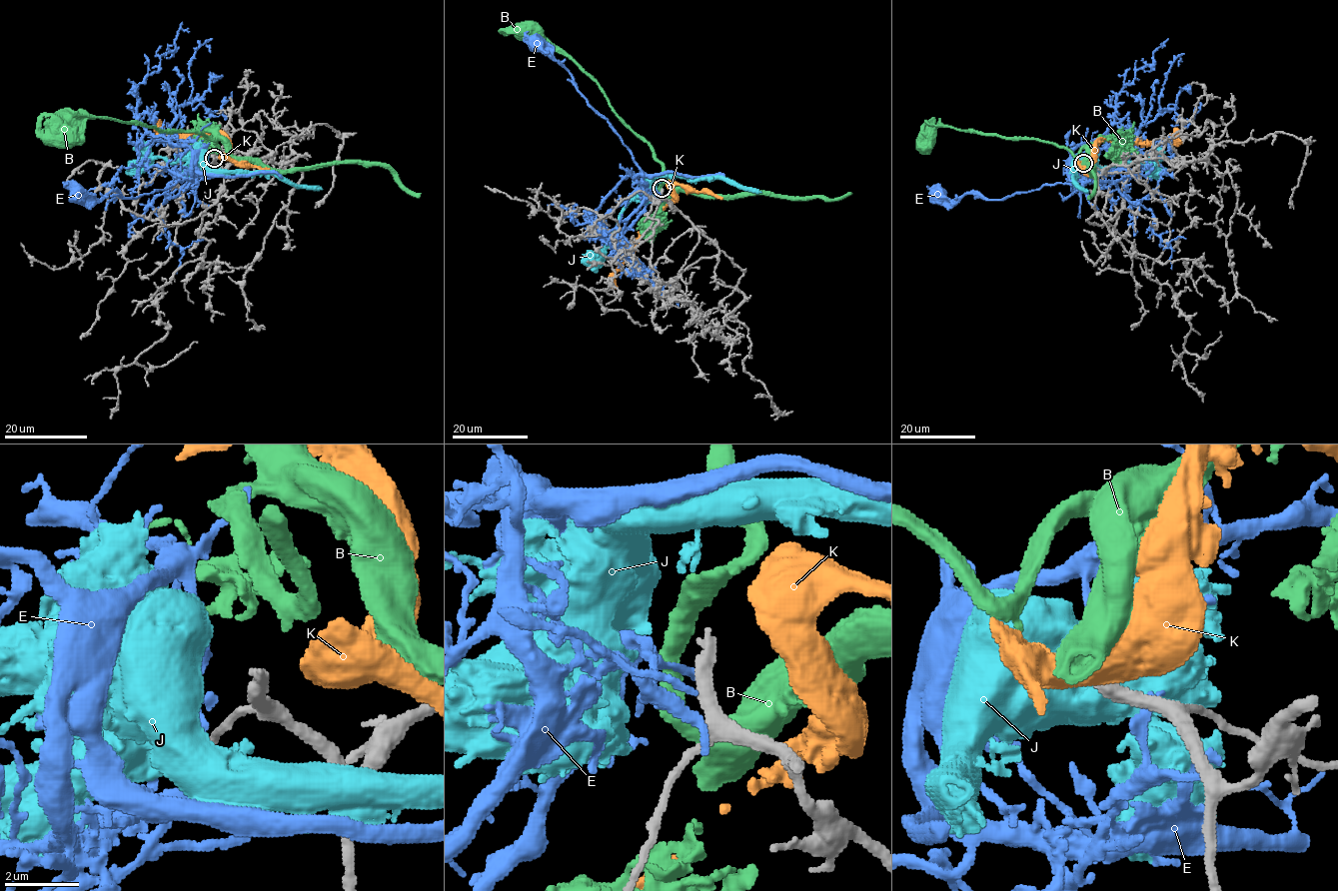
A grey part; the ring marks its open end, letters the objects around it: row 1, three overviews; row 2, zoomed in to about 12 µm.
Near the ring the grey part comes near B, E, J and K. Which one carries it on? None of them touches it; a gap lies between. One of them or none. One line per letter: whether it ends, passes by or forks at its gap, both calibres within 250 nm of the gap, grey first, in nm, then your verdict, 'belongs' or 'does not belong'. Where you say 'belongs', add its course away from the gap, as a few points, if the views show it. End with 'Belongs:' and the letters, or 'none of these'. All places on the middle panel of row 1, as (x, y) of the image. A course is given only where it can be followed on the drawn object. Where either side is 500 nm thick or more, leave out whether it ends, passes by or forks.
B: it passes by | 280/280 nm | does not belong
E: it ends | 280/320 nm | does not belong
J: it ends | 280/480 nm | does not belong
K: 280/700 nm | does not belong
Belongs: none of these

